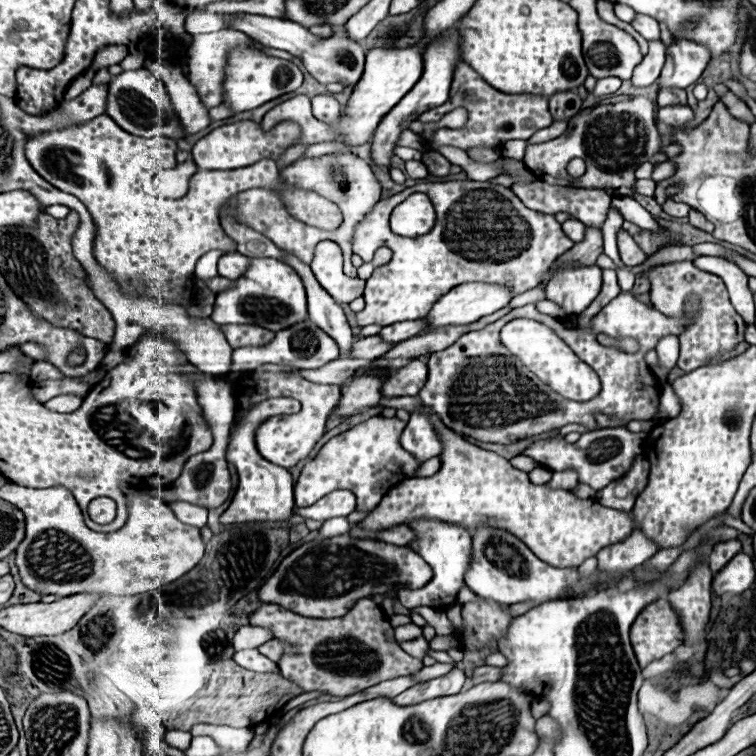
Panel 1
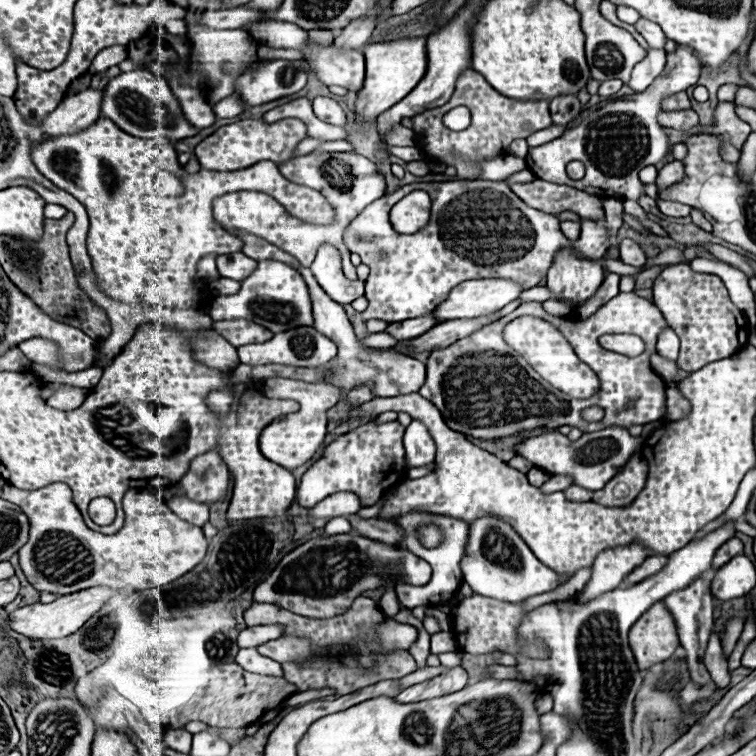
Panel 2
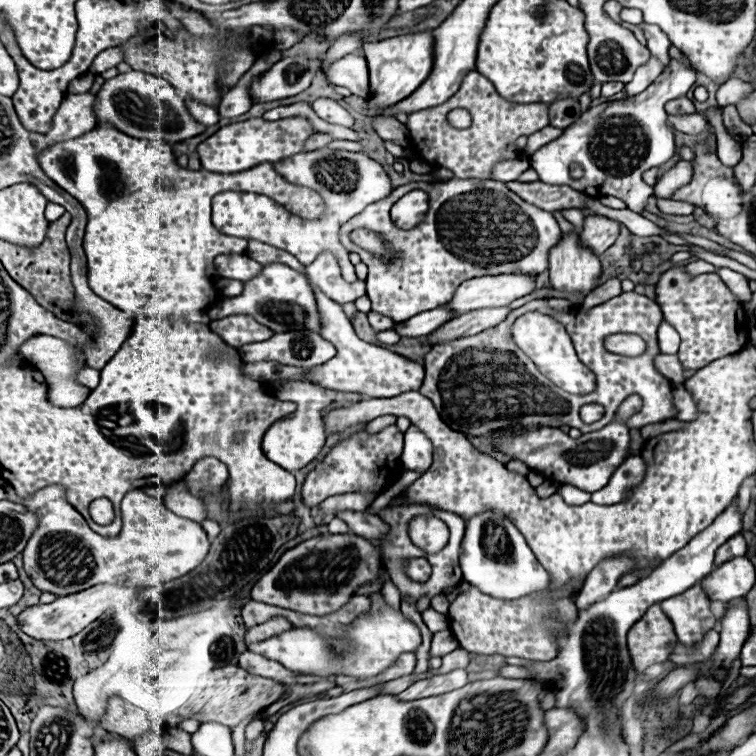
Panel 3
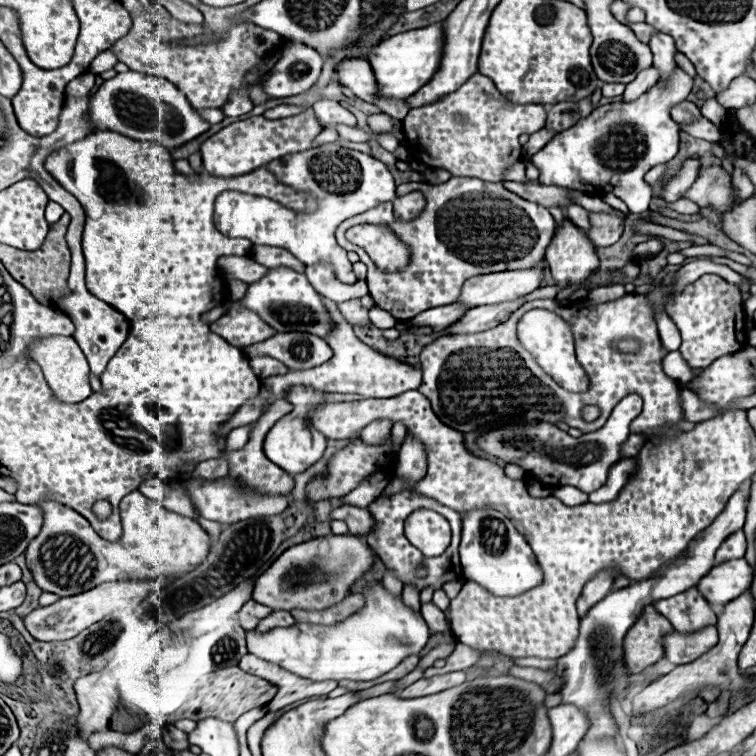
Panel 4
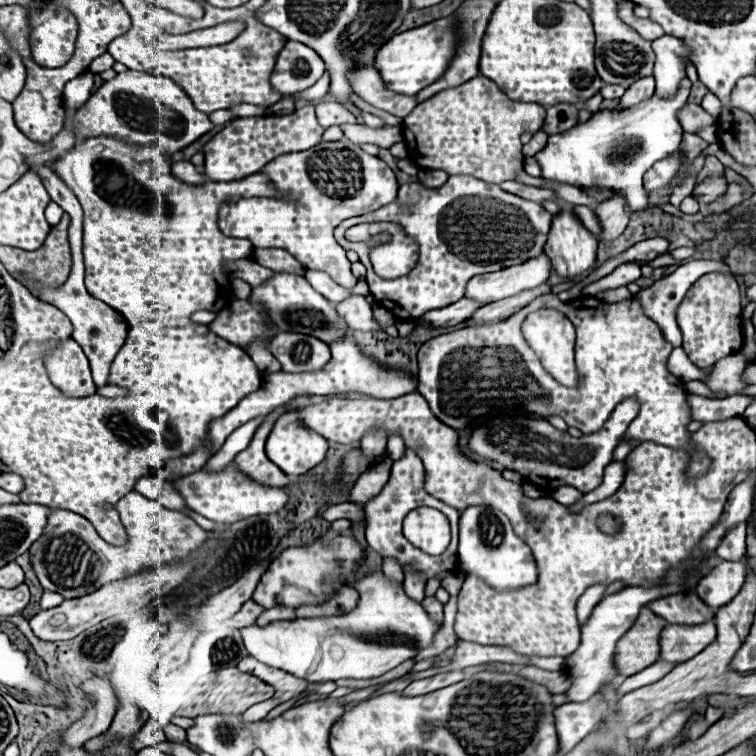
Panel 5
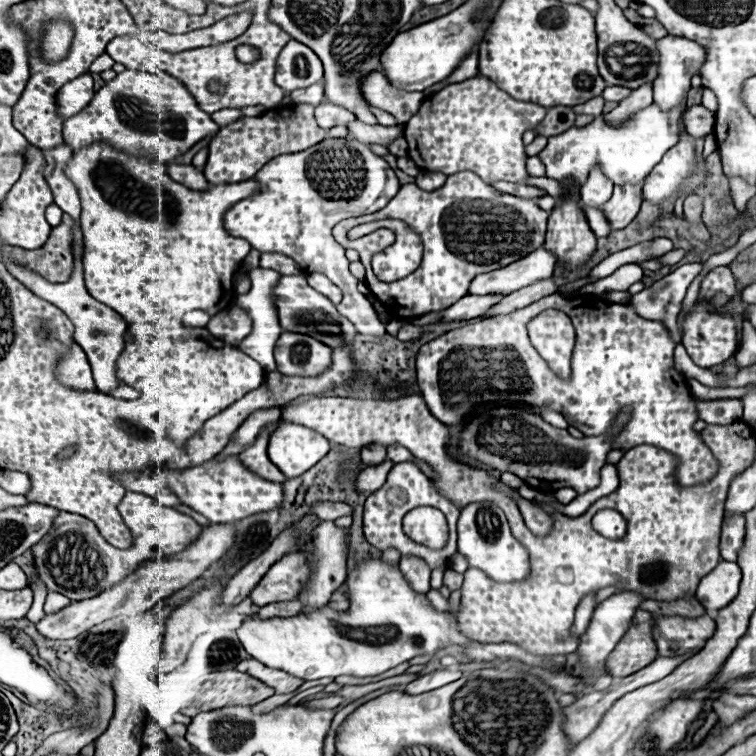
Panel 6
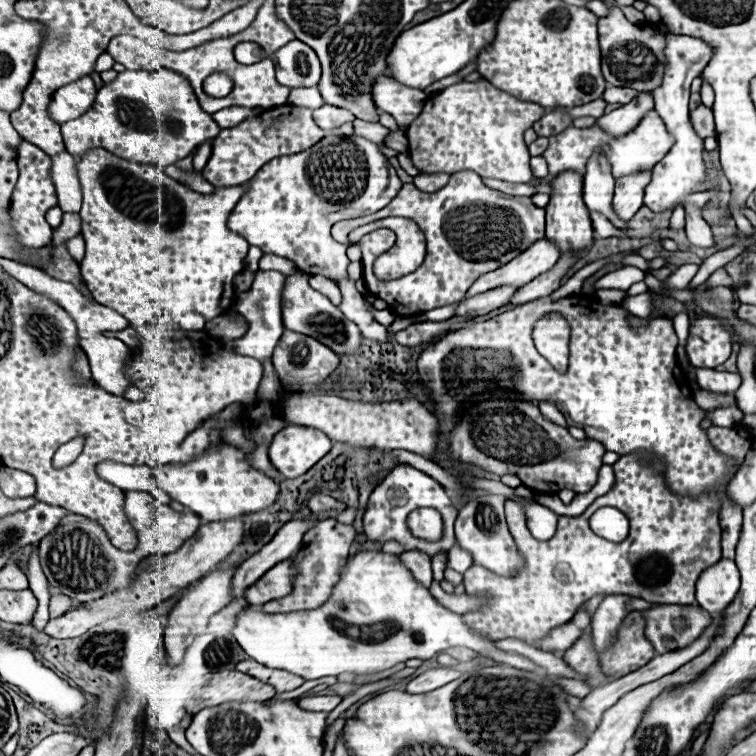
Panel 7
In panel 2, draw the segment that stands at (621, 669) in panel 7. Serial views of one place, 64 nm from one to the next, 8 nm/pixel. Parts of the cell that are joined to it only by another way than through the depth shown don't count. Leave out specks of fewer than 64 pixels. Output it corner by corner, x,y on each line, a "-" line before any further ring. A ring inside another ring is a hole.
656,602
630,628
630,648
638,668
646,670
656,662
668,660
680,646
676,622
664,602

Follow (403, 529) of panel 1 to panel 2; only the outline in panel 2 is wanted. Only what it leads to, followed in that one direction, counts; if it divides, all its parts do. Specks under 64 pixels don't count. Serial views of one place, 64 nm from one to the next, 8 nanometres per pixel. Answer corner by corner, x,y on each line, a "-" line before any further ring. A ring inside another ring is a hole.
348,516
348,520
360,536
366,536
370,540
378,540
384,544
400,544
404,538
404,530
396,522
386,522
386,520
378,520
378,518
362,520
356,516

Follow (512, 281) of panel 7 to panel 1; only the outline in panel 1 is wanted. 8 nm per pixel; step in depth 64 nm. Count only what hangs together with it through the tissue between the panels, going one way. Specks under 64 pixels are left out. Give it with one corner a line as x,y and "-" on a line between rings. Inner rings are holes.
472,282
472,284
460,284
456,288
452,288
448,294
444,294
428,312
426,326
424,332
432,332
432,330
440,330
446,326
462,326
462,324
472,324
482,316
488,316
500,308
504,308
510,302
512,294
508,292
508,288
502,288
498,284
480,284
480,282

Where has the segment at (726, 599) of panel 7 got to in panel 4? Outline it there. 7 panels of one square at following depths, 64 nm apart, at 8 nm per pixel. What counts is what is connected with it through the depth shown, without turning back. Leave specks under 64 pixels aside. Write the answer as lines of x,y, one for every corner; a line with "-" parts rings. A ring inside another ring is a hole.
744,558
728,560
714,566
712,572
700,580
698,590
710,604
728,604
750,588
752,578
754,570

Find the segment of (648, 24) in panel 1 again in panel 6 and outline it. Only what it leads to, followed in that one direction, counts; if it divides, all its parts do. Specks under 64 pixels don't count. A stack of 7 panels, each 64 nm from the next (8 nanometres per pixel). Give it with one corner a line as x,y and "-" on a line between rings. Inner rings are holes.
664,36
656,40
656,48
660,52
660,64
654,80
654,102
668,110
686,98
690,90
690,78
704,62
704,48
692,40
676,36

